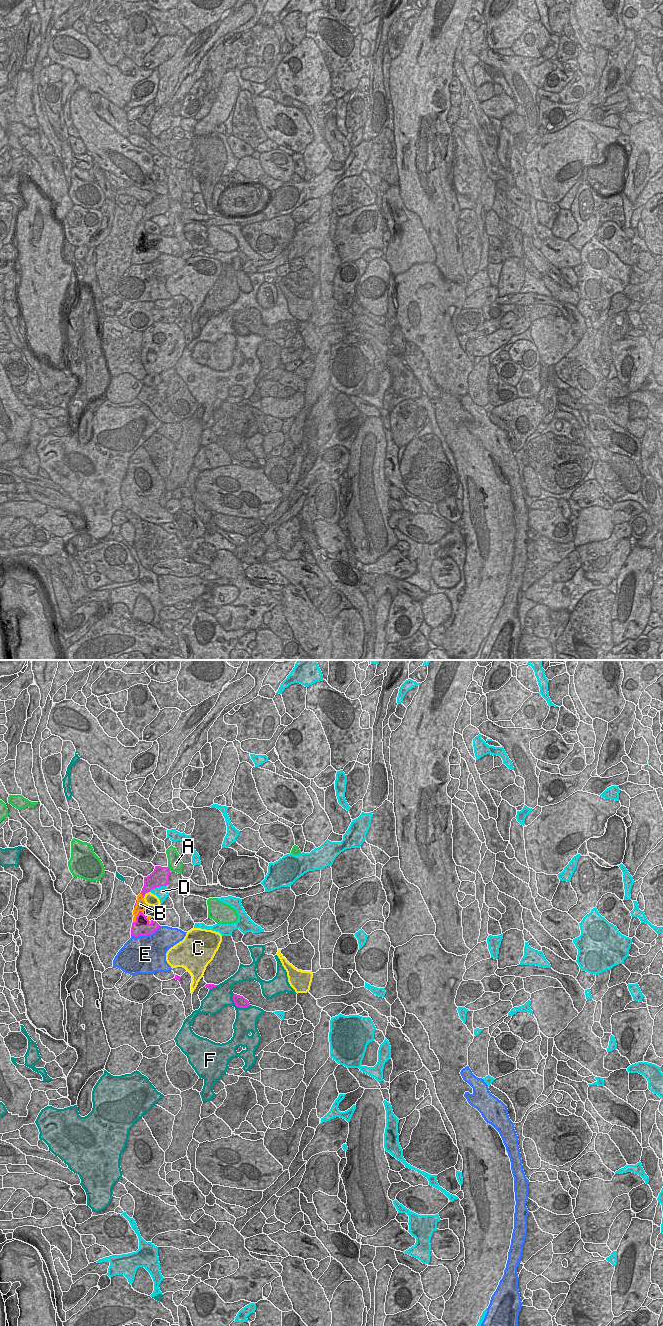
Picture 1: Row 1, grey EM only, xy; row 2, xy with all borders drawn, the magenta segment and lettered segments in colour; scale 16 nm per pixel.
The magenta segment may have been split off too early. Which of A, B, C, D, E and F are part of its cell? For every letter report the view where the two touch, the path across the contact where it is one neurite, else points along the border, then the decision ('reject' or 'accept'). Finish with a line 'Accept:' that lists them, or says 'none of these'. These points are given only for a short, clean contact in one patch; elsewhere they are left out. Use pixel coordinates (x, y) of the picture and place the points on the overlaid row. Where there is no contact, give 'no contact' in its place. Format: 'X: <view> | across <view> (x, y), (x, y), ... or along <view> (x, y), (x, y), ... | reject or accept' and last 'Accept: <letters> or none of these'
A: xy | reject
B: xy | accept
C: xy | reject
D: xy | reject
E: xy | reject
F: xy | reject
Accept: B

